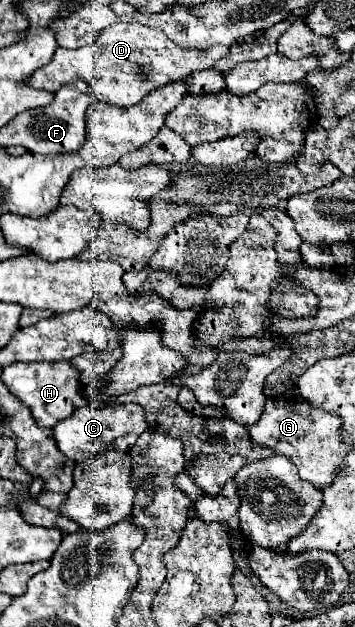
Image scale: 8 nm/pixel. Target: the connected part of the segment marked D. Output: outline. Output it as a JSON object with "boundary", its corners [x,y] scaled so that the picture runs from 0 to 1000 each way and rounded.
{"boundary":[[[327,35],[282,51],[282,61],[242,77],[158,77],[152,93],[135,99],[135,105],[118,105],[101,112],[96,121],[85,121],[85,137],[158,147],[186,131],[208,128],[242,128],[265,163],[299,163],[321,169],[383,169],[411,156],[428,144],[456,140],[468,131],[496,131],[546,112],[597,108],[620,93],[631,93],[648,83],[642,73],[597,73],[586,80],[524,80],[496,73],[468,61],[468,54],[445,45],[400,41],[383,35]]]}

